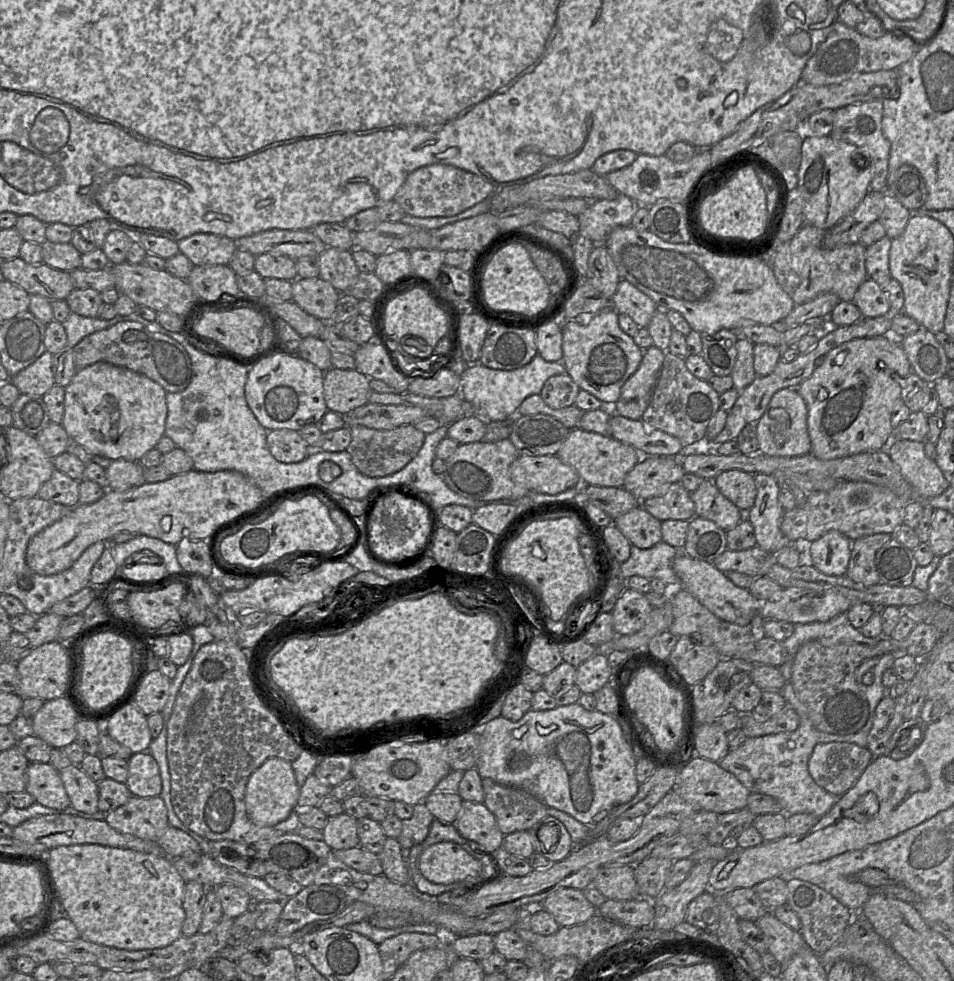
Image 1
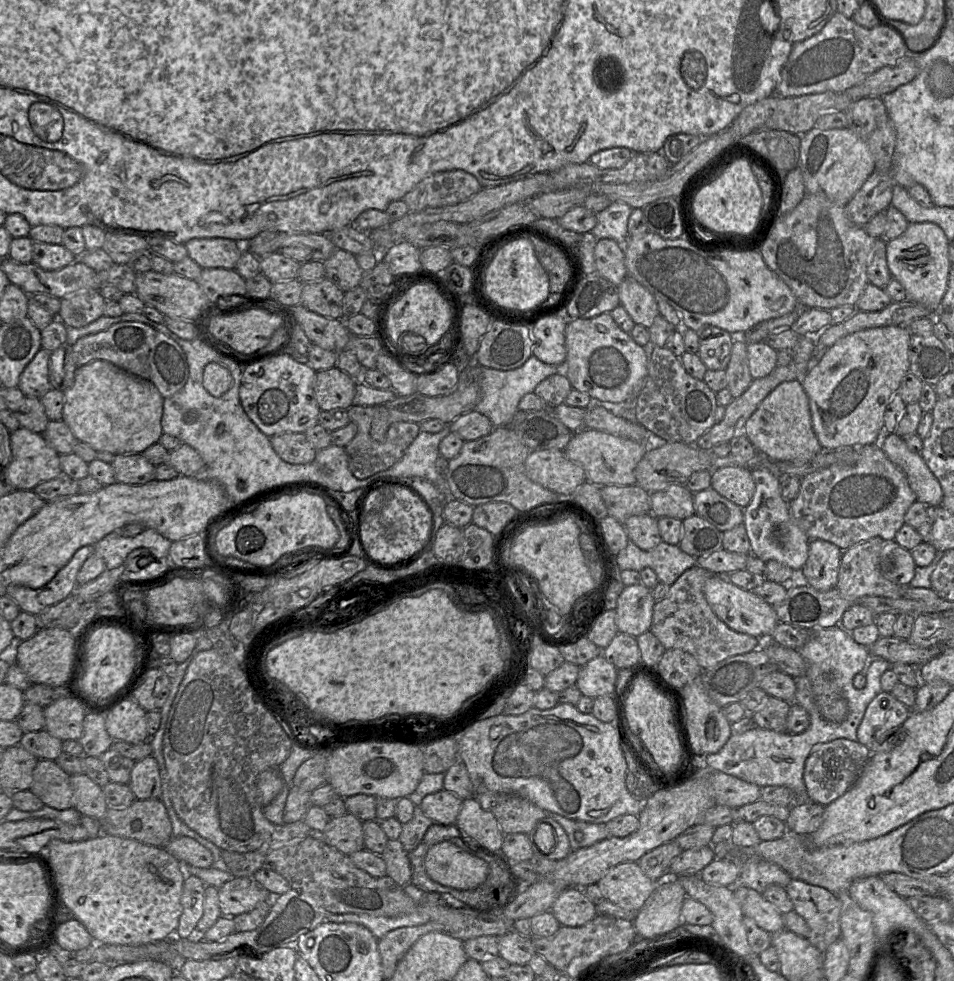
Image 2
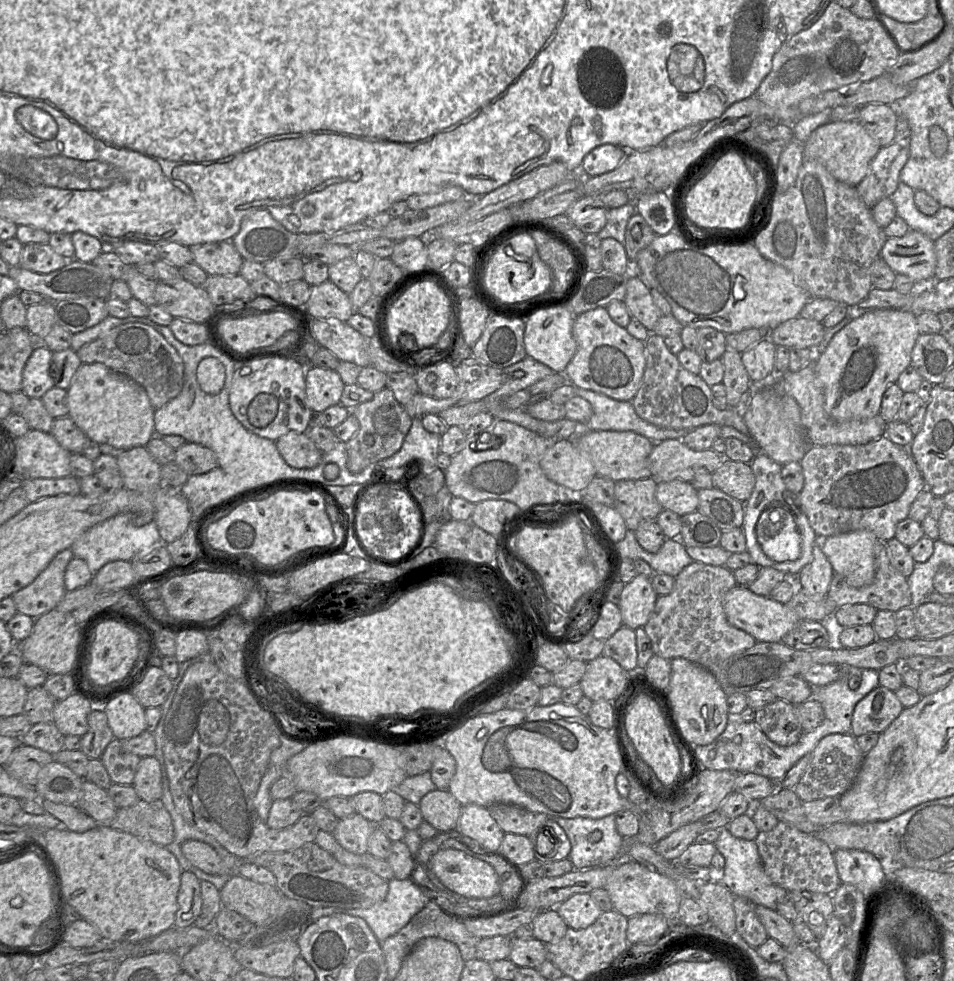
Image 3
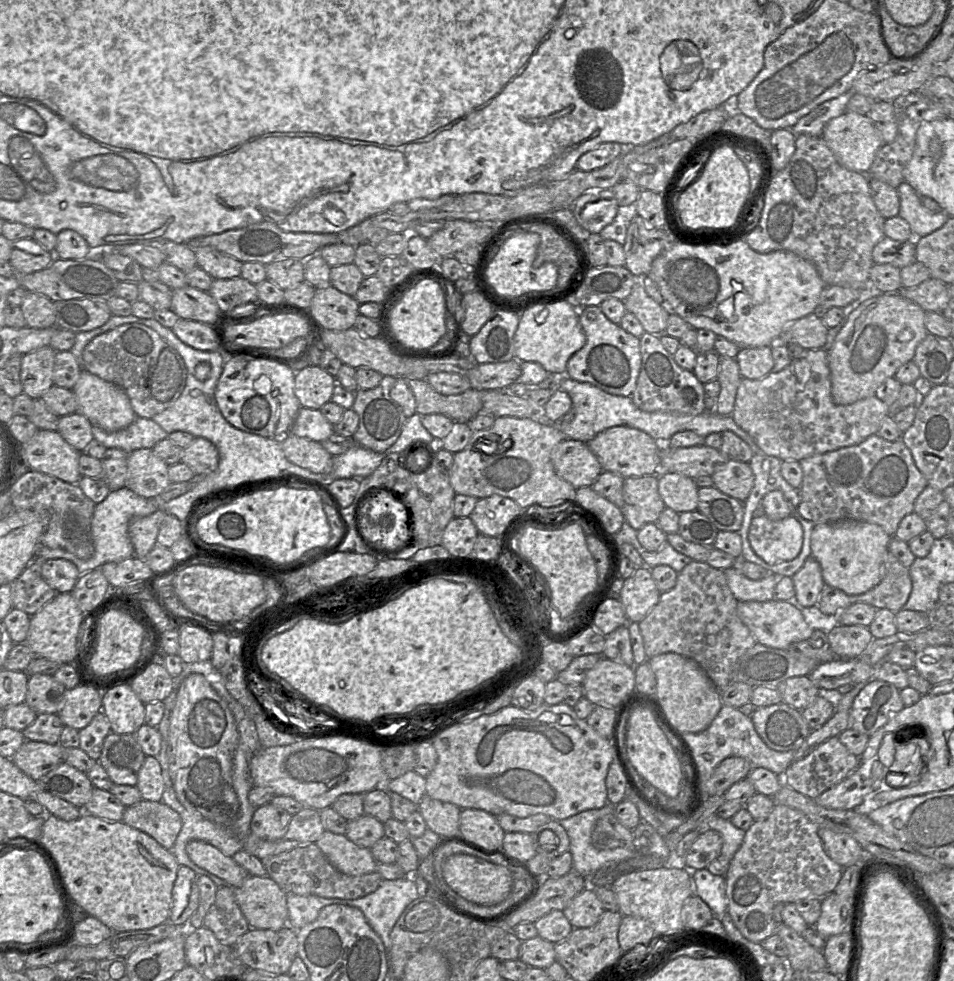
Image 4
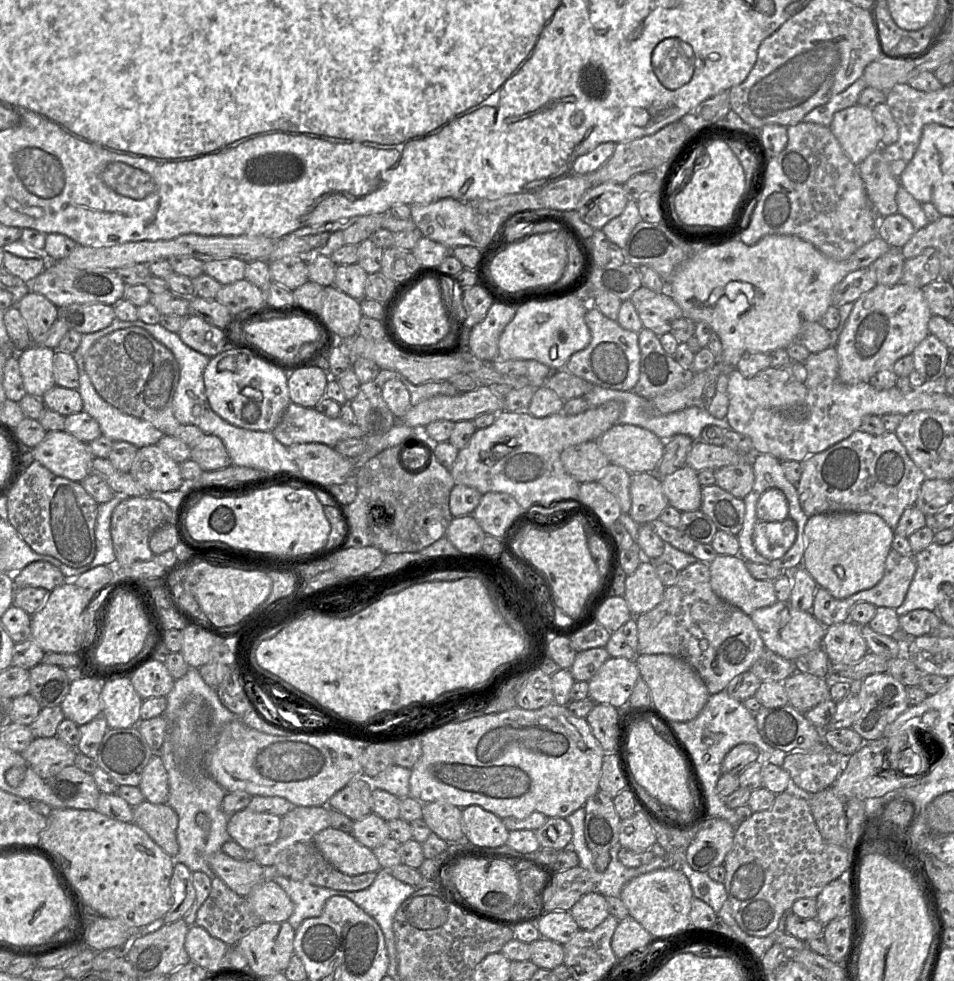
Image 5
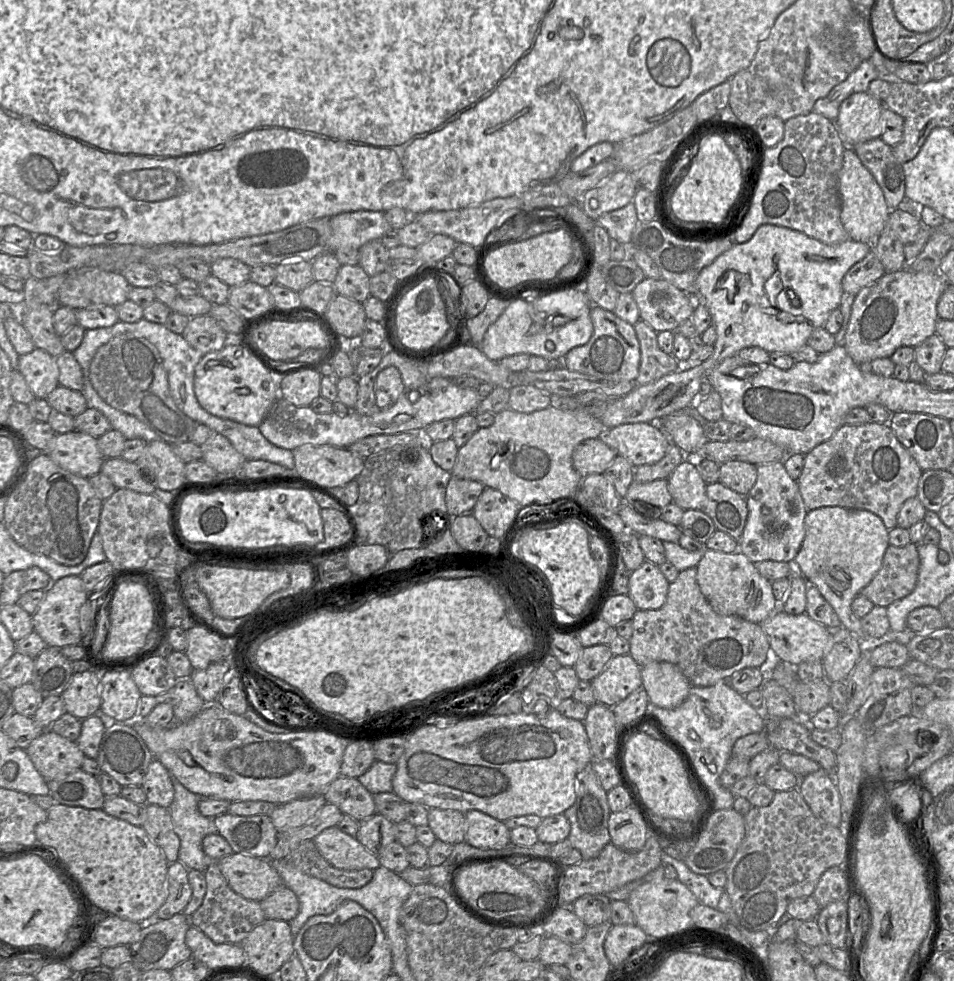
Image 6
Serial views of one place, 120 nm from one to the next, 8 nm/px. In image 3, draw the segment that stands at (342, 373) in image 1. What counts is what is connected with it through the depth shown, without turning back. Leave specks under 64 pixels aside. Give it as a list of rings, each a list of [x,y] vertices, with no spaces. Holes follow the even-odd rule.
[[[317,366],[306,367],[307,405],[315,414],[320,414],[327,408],[340,404],[344,386],[336,370]]]

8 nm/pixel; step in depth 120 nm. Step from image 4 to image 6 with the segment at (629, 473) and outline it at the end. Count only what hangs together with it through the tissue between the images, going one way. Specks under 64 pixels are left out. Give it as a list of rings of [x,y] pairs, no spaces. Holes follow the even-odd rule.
[[[643,422],[607,429],[601,439],[634,467],[660,461],[671,443],[657,423]]]

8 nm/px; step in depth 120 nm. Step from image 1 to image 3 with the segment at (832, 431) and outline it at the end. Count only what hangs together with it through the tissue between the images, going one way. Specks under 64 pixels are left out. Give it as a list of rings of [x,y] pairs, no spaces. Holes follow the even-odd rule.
[[[871,309],[865,311],[862,315],[851,320],[840,331],[838,331],[828,347],[822,354],[815,355],[815,362],[813,363],[814,371],[818,381],[821,384],[821,389],[824,394],[824,408],[826,413],[837,421],[847,421],[852,419],[866,419],[872,418],[880,413],[882,396],[890,384],[896,383],[900,374],[910,366],[911,353],[916,339],[920,335],[917,325],[917,315],[908,309]]]

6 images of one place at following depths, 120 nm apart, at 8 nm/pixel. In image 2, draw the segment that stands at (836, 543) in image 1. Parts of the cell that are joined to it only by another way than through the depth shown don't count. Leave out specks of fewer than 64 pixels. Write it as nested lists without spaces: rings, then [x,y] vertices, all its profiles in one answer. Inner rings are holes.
[[[825,540],[809,543],[808,559],[799,572],[799,579],[819,591],[836,588],[843,551]]]

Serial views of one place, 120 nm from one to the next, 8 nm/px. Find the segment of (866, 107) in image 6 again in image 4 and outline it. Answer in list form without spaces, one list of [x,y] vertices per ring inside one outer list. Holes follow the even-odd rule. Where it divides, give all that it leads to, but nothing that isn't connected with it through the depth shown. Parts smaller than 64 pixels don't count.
[[[847,111],[826,124],[822,138],[843,167],[863,174],[869,173],[877,152],[884,144],[874,123],[867,115]]]

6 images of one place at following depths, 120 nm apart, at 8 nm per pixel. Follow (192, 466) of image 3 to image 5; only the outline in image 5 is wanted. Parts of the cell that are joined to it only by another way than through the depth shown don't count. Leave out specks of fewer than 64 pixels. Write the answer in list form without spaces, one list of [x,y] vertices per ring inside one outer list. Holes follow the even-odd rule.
[[[204,434],[190,448],[190,459],[195,461],[203,471],[220,470],[232,465],[231,458],[224,443],[215,435]]]

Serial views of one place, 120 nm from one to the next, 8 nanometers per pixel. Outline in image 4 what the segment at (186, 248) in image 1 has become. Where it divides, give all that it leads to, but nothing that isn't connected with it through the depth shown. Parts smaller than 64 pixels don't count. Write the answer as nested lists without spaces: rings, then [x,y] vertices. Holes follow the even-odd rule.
[[[211,247],[194,249],[197,263],[213,279],[228,279],[241,276],[242,262]]]

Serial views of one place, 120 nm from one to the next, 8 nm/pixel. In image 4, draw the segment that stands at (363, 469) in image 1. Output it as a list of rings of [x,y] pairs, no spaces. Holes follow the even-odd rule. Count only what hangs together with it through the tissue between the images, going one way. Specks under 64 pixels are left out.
[[[384,376],[375,388],[358,389],[355,392],[352,410],[359,417],[359,425],[353,435],[354,443],[374,452],[383,453],[397,441],[407,418],[400,406],[390,396],[390,390],[396,382],[396,377]]]

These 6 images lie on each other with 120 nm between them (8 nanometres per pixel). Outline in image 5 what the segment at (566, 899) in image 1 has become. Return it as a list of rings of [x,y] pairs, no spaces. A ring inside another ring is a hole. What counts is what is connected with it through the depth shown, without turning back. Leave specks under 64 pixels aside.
[[[598,891],[583,895],[569,910],[580,929],[592,930],[610,914],[606,897]]]

